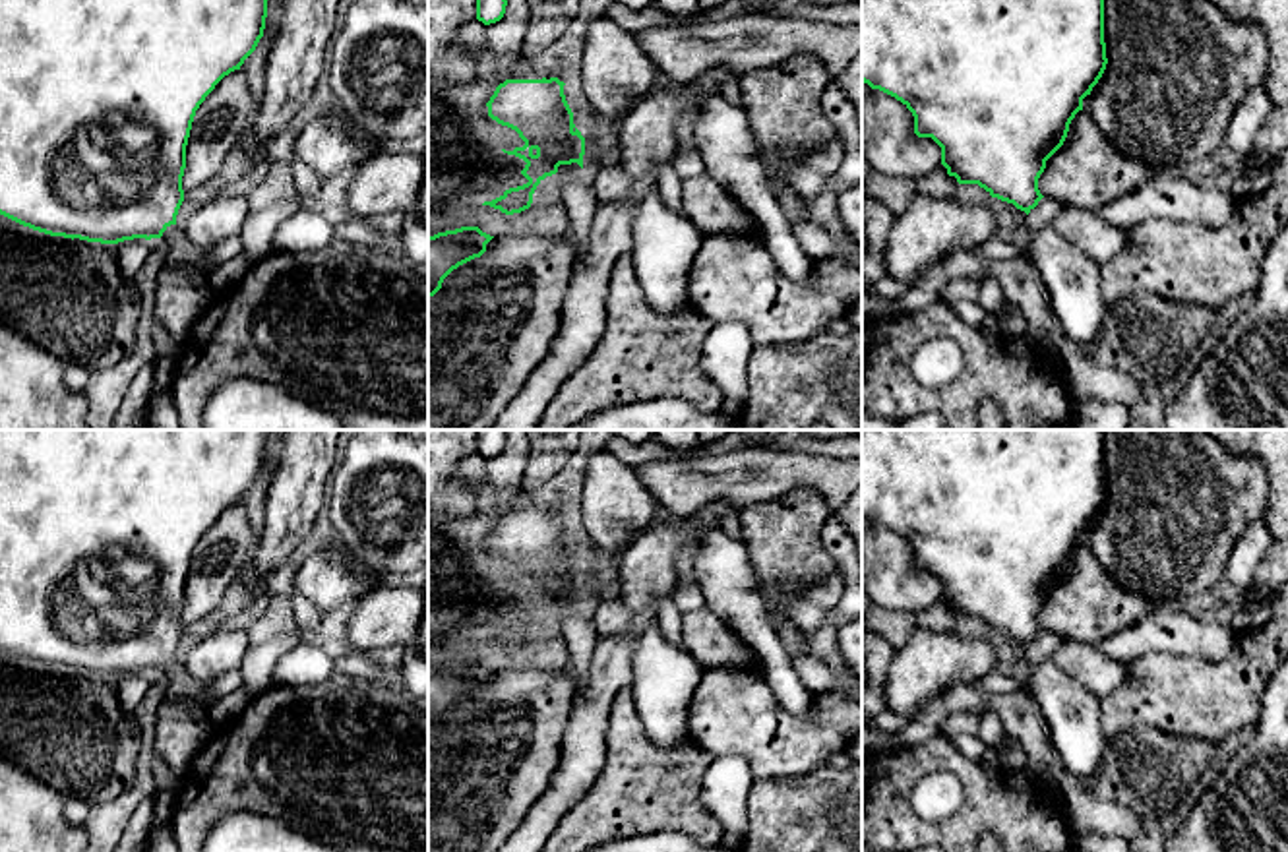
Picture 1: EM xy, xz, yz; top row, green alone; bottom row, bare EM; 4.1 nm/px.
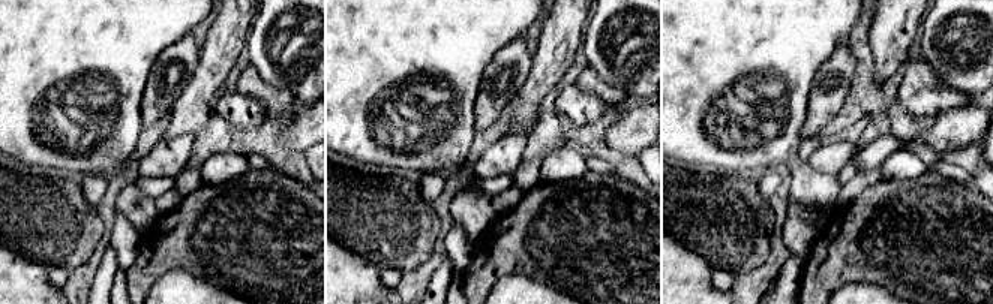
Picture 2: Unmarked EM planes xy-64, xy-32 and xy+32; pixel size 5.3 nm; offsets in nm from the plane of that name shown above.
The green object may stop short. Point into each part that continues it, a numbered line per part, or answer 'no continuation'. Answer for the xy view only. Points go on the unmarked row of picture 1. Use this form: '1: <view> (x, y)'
1: xy (181, 686)

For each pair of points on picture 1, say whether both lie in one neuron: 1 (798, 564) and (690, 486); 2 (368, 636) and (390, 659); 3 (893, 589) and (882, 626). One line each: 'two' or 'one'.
1: two
2: two
3: two

